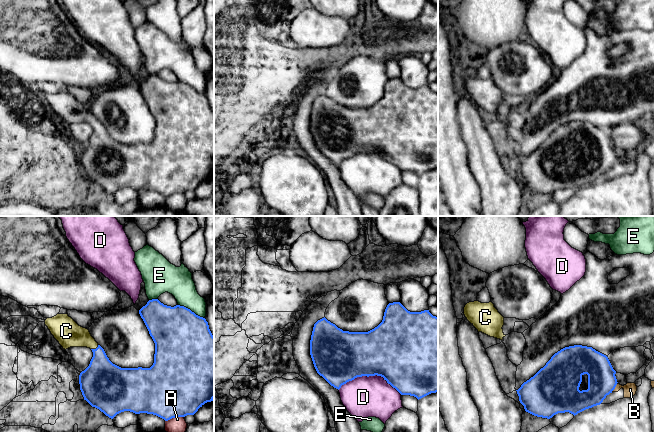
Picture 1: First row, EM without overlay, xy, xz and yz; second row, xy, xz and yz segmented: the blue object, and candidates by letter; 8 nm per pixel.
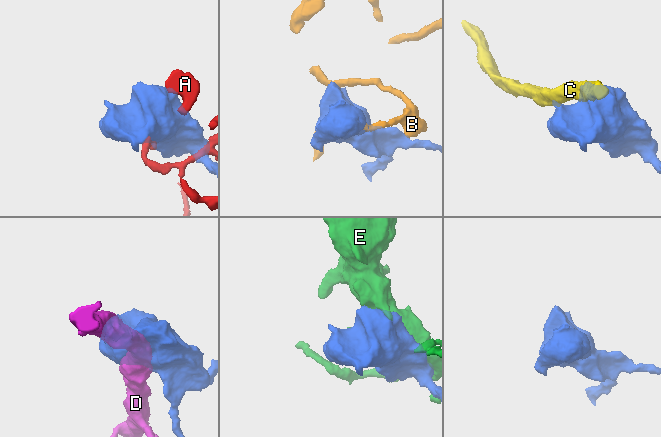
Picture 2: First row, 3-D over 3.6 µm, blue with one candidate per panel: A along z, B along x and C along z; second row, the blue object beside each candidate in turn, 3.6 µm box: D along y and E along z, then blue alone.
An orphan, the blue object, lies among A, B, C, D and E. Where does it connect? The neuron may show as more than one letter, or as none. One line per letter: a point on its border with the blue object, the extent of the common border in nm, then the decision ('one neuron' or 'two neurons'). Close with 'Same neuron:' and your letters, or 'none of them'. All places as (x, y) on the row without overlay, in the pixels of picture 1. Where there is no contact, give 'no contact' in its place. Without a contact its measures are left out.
A: meets blue in xy at (174, 193); contact 160 nm long; two neurons
B: meets blue in yz at (615, 162); contact 90 nm long; two neurons
C: meets blue in xy at (94, 125); contact 70 nm long; one neuron
D: meets blue in xz at (370, 151); contact 500 nm long; two neurons
E: meets blue in xy at (190, 86); contact 240 nm long; two neurons
Same neuron: C

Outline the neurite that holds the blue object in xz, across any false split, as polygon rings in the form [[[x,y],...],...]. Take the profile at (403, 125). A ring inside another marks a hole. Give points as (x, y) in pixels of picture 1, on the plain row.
[[[400,78],[389,79],[382,98],[368,108],[343,107],[324,93],[314,100],[310,131],[317,149],[338,166],[357,153],[377,151],[401,171],[414,172],[419,176],[438,168],[438,93],[429,86],[410,88]]]

